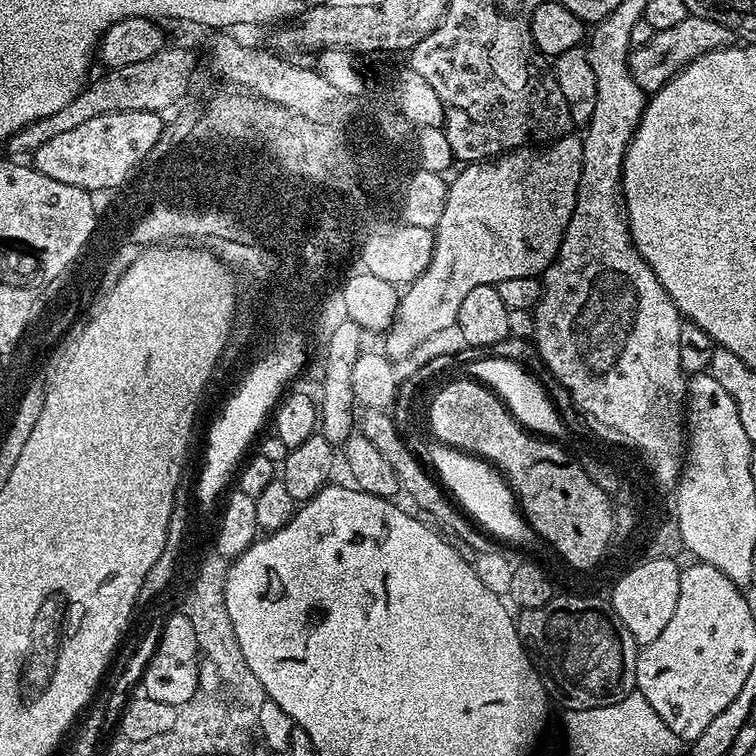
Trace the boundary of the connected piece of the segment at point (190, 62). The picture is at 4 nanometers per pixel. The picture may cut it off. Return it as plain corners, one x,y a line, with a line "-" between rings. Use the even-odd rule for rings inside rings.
165,46
154,58
146,58
146,62
134,62
134,66
122,66
105,71
96,81
80,89
79,94
62,110
46,114
30,126
22,126
18,134
8,139
6,145
7,155
12,158
24,158
27,154
35,154
42,142
50,142
58,134
66,130
74,130
74,126
82,126
82,122
94,118
98,114
114,114
126,110
142,110
143,112
163,113
164,108
176,104
180,95
188,88
192,80
192,71
196,68
196,56
188,48
172,48

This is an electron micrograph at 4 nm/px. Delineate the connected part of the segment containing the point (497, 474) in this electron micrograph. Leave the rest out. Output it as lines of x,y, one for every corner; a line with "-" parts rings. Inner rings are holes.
430,432
430,442
432,464
439,483
485,533
512,544
528,544
534,540
532,526
520,507
524,496
520,496
520,488
512,484
512,476
508,476
492,456
484,456
484,452
476,452
476,448
464,448
464,444
452,444
452,440
444,440
440,432

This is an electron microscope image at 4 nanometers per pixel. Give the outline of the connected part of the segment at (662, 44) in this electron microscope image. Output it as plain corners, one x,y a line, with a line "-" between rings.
693,16
686,17
681,24
675,25
671,30
656,32
646,46
638,46
628,53
628,69
630,78
638,82
638,86
645,94
657,92
676,72
680,72
694,58
719,48
731,48
734,44
734,34
722,22
710,22
710,18

